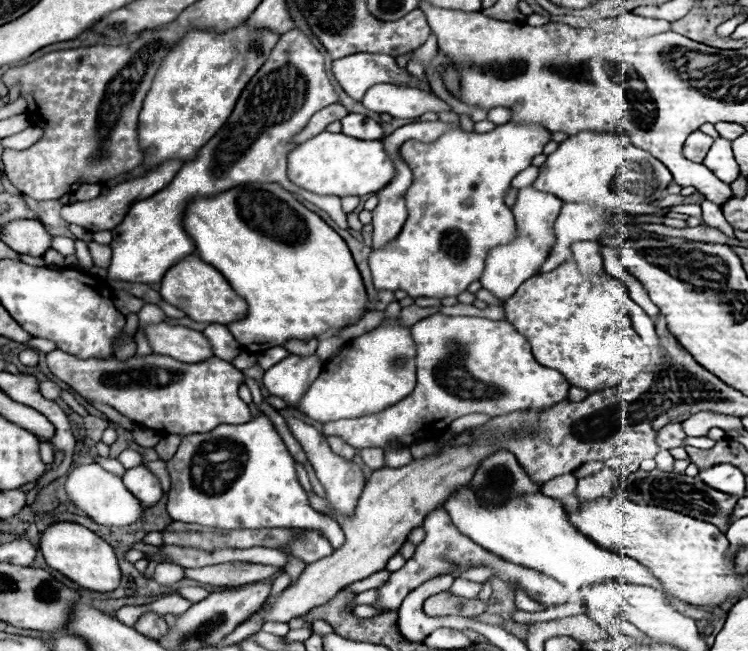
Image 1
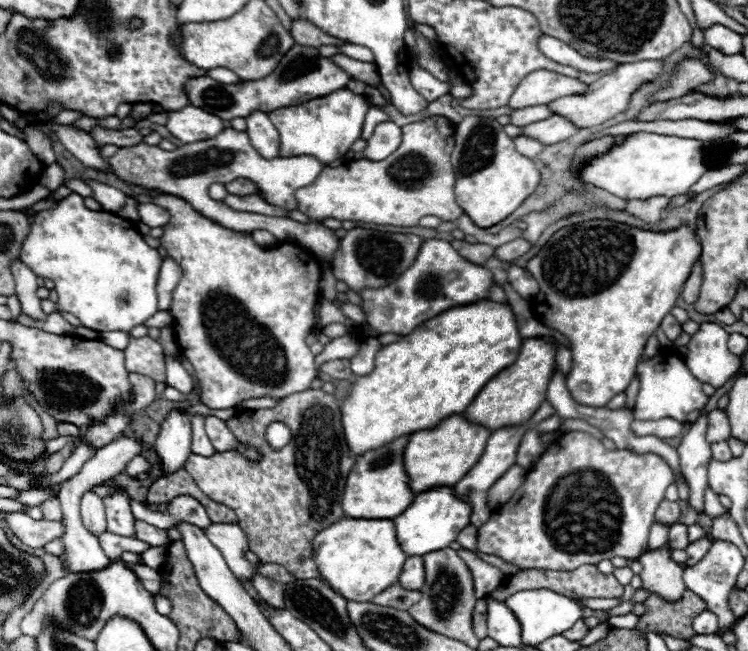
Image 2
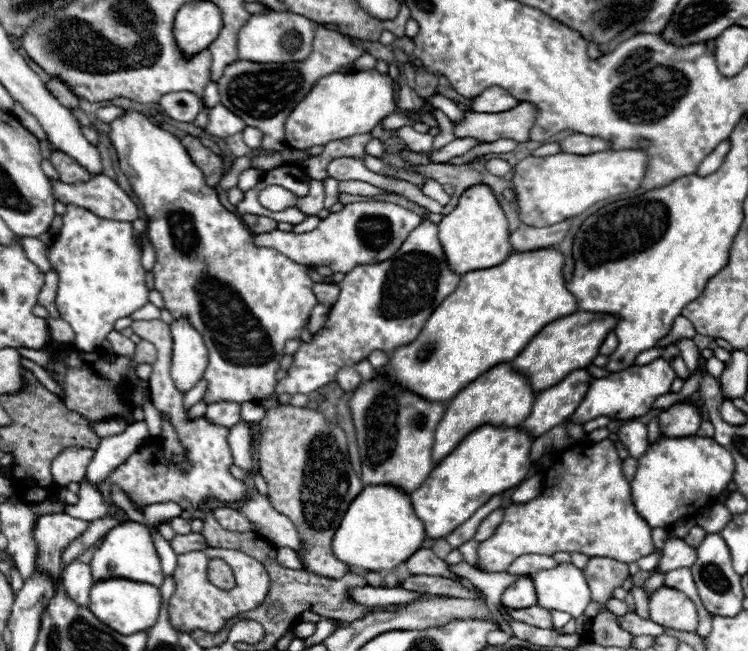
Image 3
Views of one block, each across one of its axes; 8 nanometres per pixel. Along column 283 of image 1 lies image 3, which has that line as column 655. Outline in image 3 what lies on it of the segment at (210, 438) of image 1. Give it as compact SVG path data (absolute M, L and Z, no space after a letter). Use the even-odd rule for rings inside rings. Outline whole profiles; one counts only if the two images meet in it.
M660 436L660 440L650 444L646 454L638 458L638 470L630 482L632 502L648 526L666 528L678 518L692 516L698 508L718 498L732 480L732 474L732 454L728 454L728 450L724 450L724 446L720 446L714 438Z

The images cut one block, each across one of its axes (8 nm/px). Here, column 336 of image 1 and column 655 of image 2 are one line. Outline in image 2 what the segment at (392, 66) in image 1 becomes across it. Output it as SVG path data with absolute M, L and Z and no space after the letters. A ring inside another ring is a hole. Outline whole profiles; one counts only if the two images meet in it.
M640 60L640 62L628 62L628 64L620 64L616 70L612 70L610 74L602 76L598 82L590 84L590 88L580 94L580 96L564 96L558 98L550 104L550 110L554 114L572 118L572 122L576 122L578 126L590 128L590 126L598 126L610 118L614 118L616 114L624 112L628 108L630 96L646 82L654 82L660 78L660 74L664 72L664 62L662 60Z

